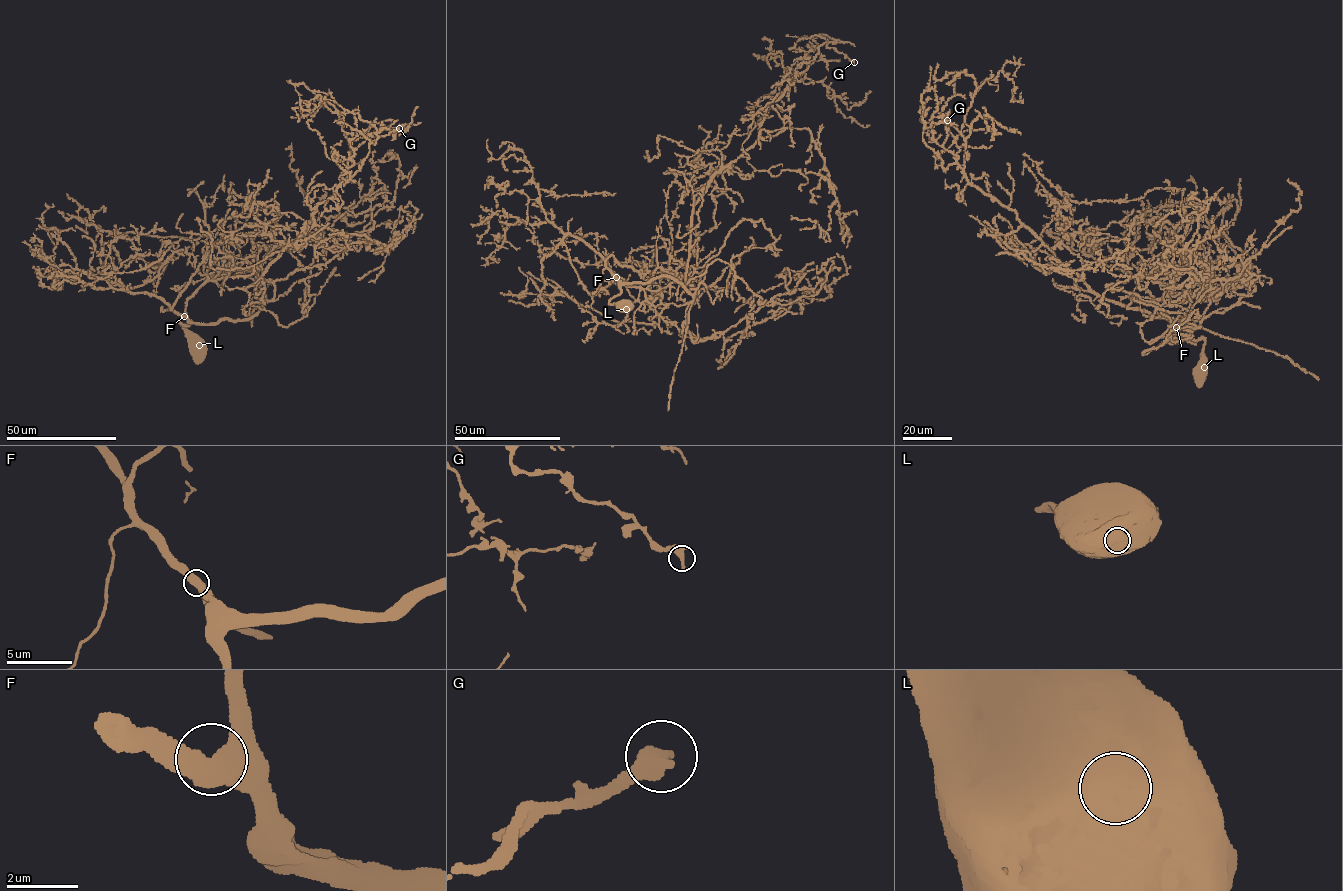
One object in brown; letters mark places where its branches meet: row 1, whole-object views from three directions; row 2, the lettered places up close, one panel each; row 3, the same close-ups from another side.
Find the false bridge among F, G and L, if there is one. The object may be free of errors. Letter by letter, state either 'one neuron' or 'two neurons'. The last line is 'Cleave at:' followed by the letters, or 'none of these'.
F: one neuron
G: one neuron
L: one neuron
Cleave at: none of these

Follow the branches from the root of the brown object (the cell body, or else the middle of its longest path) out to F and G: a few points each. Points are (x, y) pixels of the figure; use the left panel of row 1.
F: (197, 346), (180, 323), (191, 322), (184, 316)
G: (197, 346), (180, 322), (254, 316), (267, 267), (371, 141), (399, 128)

